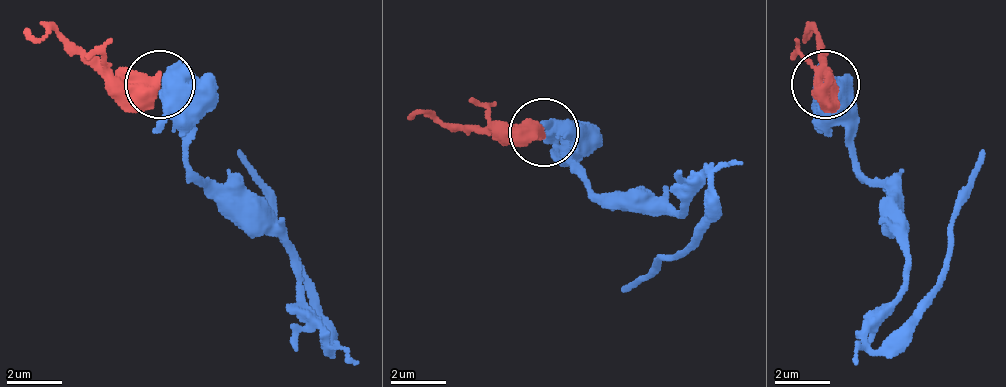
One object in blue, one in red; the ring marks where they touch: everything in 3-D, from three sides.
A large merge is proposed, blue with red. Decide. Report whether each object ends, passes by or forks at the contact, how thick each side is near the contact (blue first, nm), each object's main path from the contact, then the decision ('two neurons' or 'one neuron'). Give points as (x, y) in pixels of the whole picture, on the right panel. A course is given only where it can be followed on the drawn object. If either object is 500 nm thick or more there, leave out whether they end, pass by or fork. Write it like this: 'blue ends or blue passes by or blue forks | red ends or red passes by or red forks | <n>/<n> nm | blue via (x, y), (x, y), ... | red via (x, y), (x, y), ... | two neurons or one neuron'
850/550 nm | blue via (827, 86), (847, 106), (847, 154), (888, 188), (902, 250), (888, 332), (936, 284), (957, 195), (984, 147) | red via (827, 86), (813, 31) | two neurons

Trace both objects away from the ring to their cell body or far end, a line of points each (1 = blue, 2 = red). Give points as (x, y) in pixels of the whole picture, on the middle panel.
1: (549, 134), (569, 154), (597, 195), (672, 209), (679, 209), (707, 195), (686, 243), (624, 291)
2: (542, 134), (494, 134), (432, 120), (405, 120)

